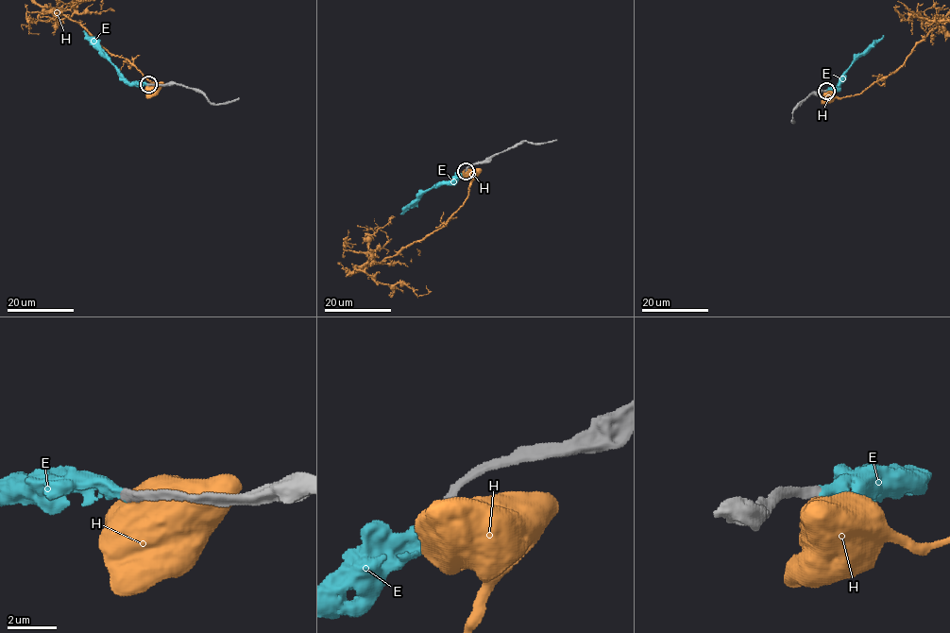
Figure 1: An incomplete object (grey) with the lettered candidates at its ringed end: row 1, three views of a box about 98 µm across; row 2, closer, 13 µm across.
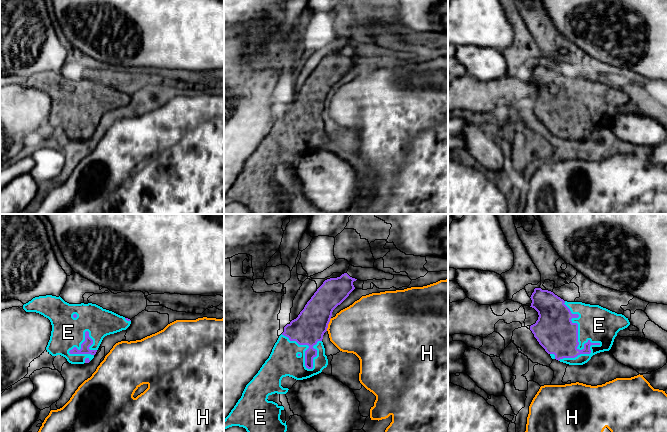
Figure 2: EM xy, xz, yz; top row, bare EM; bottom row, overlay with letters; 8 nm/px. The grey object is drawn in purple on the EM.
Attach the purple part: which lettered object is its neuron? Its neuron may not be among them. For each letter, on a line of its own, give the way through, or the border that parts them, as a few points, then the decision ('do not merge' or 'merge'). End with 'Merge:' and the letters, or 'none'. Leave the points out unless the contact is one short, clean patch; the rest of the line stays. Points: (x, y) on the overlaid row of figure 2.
E: merge
H: border xz (331, 318), (326, 330); do not merge
Merge: E

